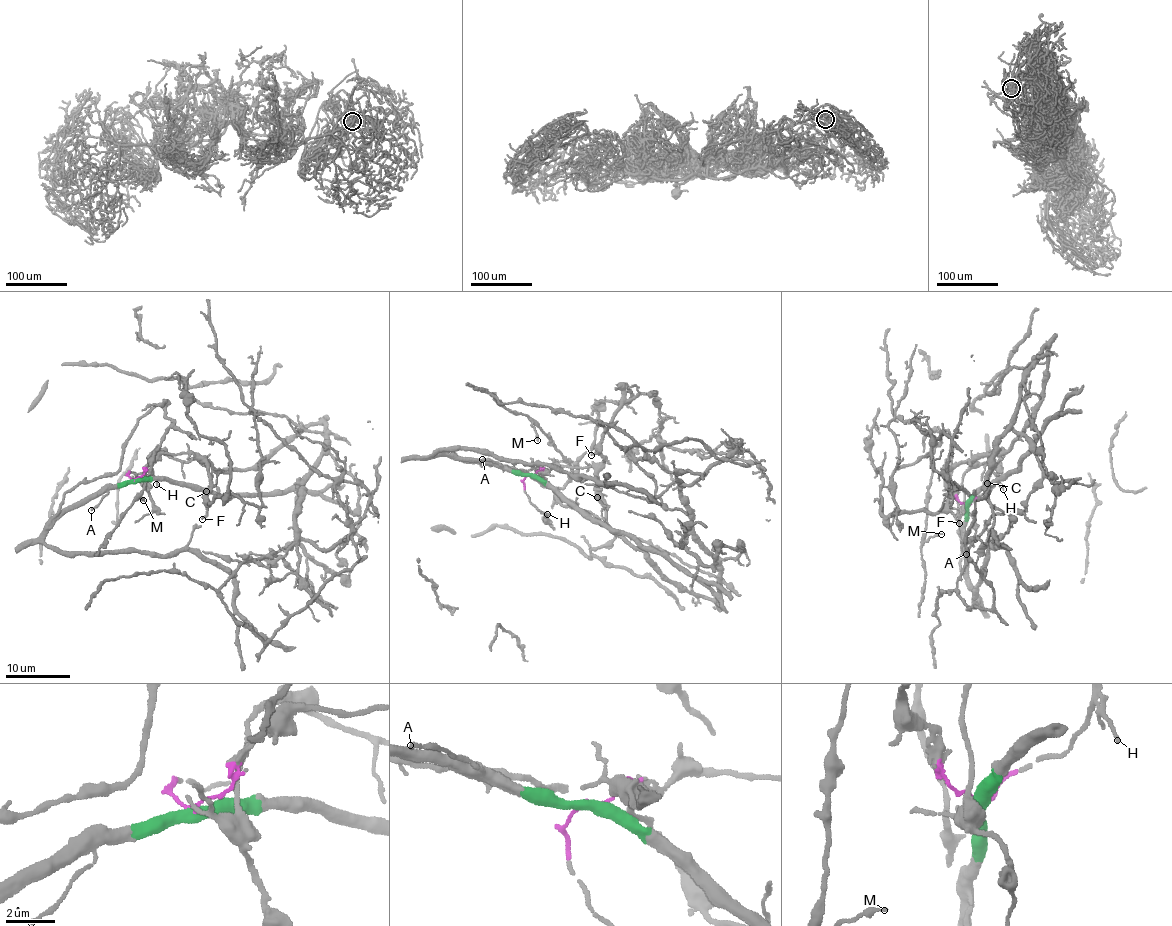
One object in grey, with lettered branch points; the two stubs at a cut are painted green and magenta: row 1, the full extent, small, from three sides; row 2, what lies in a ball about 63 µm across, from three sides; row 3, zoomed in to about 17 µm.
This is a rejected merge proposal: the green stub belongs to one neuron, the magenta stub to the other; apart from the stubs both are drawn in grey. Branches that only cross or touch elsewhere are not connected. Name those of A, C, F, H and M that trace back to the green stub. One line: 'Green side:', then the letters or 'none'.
Green side: A, M

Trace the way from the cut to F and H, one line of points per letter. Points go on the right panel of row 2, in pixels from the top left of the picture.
F: (966, 507), (946, 478), (944, 465), (949, 511), (959, 523)
H: (966, 507), (988, 493), (996, 480), (1003, 489)

